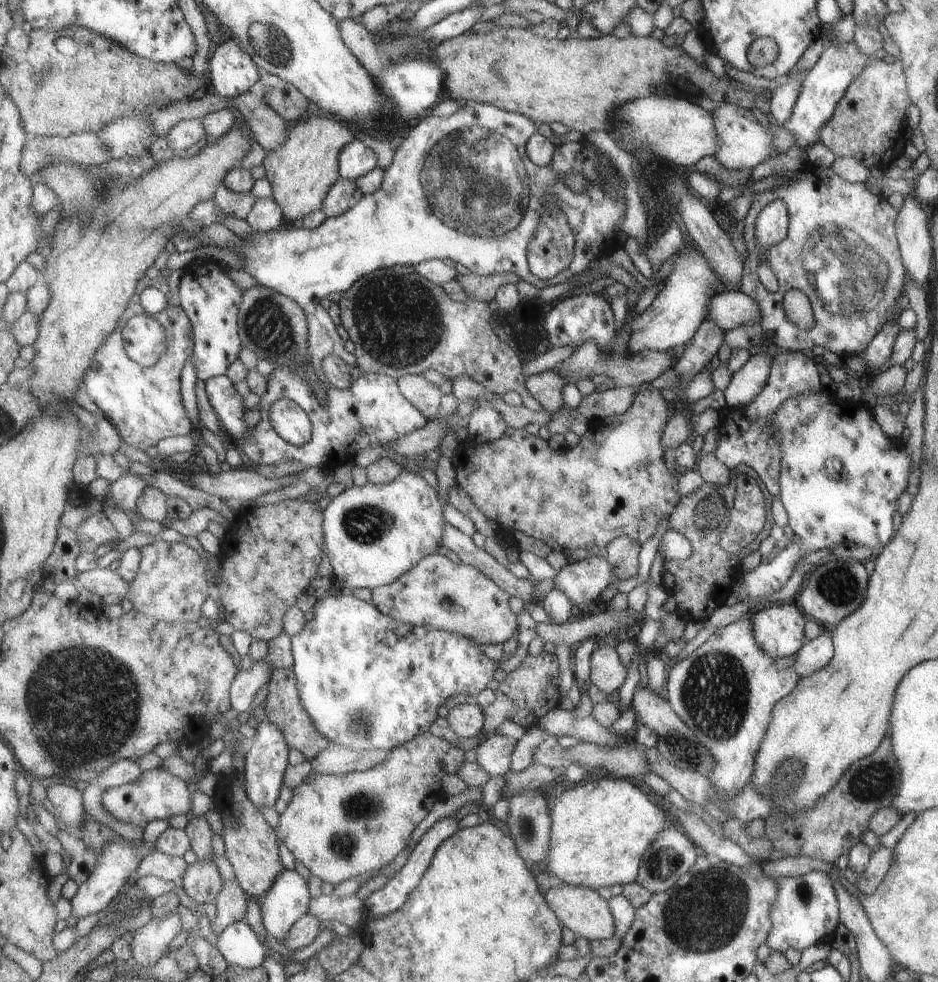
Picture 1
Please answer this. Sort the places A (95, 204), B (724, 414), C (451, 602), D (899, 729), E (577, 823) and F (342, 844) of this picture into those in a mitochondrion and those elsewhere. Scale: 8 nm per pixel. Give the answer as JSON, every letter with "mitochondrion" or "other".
{"A":"mitochondrion","B":"other","C":"mitochondrion","D":"other","E":"other","F":"mitochondrion"}

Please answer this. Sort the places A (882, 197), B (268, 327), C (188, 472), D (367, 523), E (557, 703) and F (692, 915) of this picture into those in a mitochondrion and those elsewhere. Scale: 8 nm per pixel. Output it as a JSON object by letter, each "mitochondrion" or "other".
{"A":"other","B":"mitochondrion","C":"other","D":"mitochondrion","E":"other","F":"mitochondrion"}

